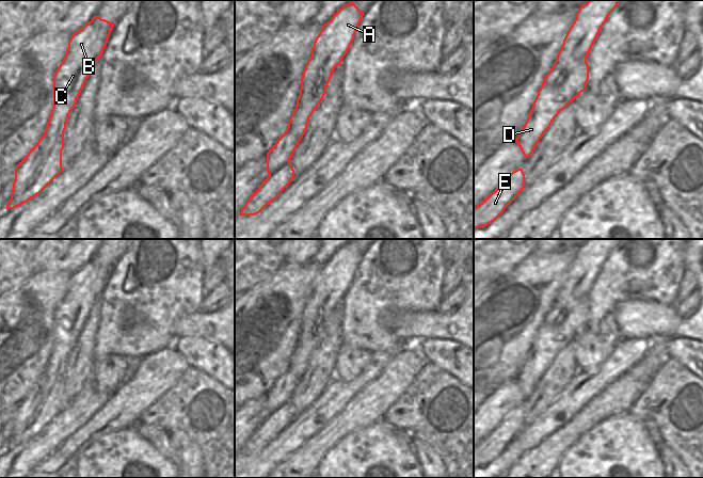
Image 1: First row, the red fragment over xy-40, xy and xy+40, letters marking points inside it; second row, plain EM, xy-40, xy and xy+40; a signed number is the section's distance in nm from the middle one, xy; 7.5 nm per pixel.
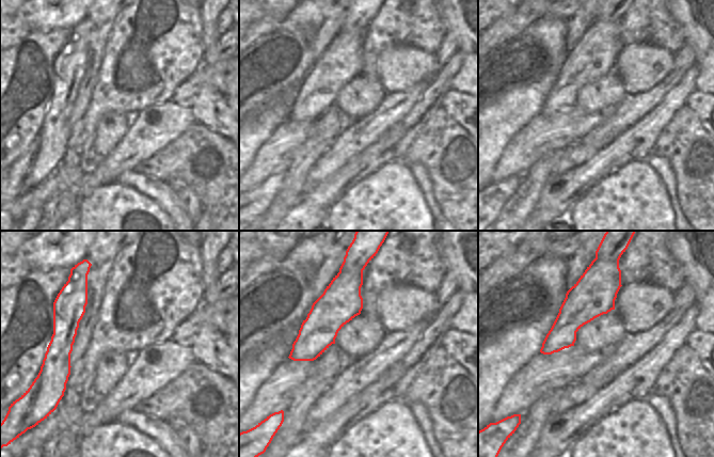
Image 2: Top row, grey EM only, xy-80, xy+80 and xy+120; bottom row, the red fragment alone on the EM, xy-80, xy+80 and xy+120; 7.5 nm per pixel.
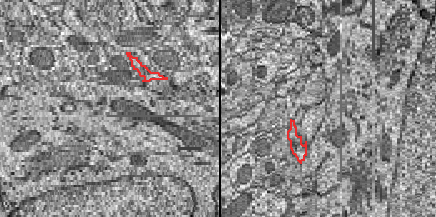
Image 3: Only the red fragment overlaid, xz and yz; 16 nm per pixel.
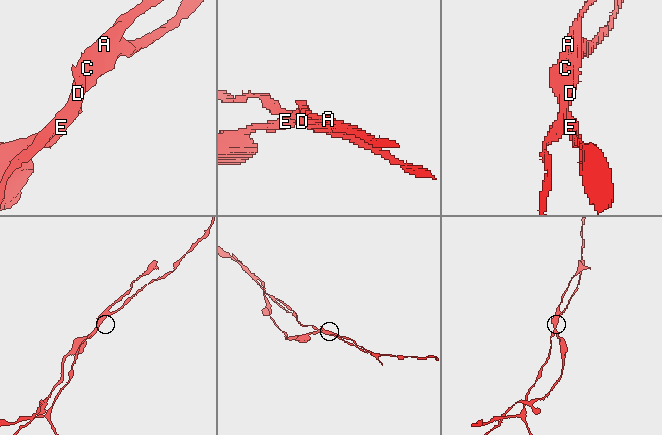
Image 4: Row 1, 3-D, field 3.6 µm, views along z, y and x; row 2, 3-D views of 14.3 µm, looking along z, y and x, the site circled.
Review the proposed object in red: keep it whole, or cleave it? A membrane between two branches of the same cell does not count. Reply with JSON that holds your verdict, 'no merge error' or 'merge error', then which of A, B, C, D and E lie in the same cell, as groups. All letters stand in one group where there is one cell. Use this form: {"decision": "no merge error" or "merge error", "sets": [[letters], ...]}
{"decision": "merge error", "sets": [["A", "B", "C", "E"], ["D"]]}

